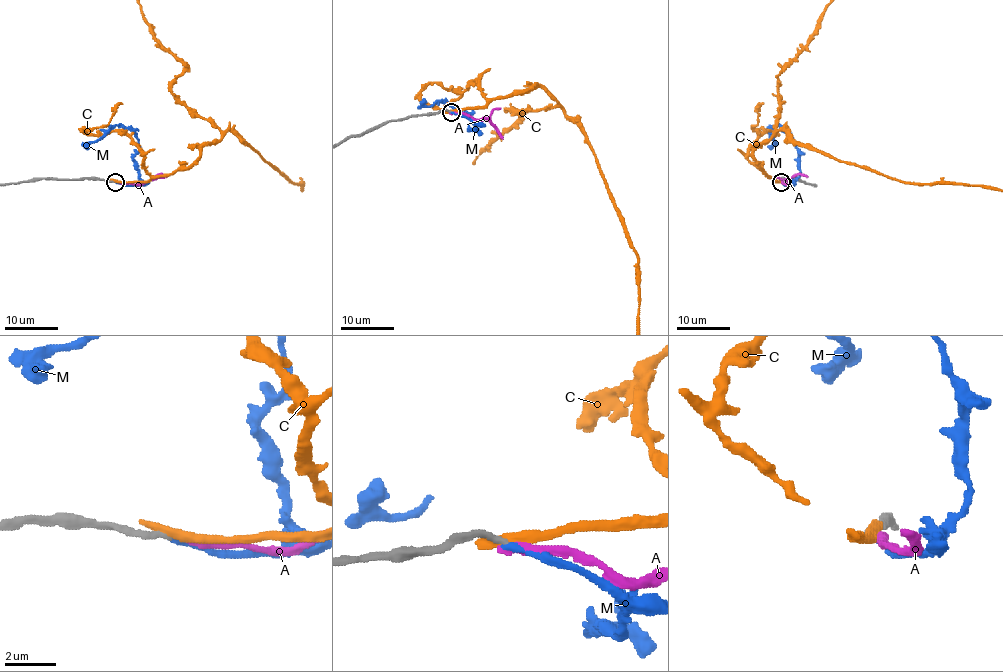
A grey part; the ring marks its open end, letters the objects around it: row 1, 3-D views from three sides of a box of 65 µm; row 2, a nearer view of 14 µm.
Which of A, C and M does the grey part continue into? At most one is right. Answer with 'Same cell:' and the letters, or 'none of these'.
Same cell: M

